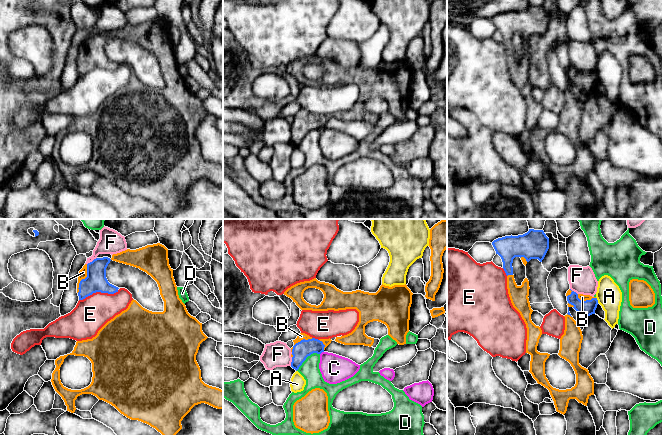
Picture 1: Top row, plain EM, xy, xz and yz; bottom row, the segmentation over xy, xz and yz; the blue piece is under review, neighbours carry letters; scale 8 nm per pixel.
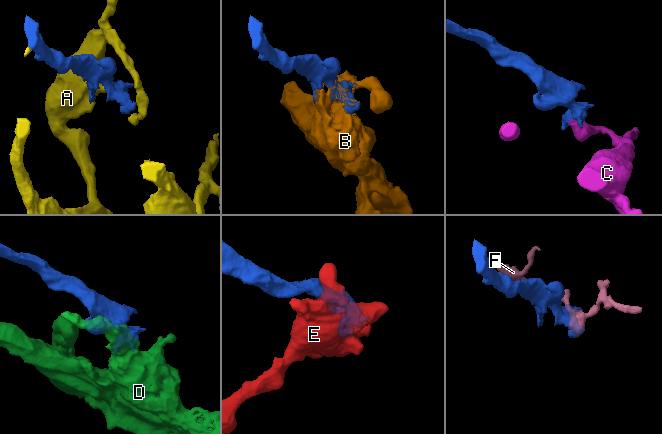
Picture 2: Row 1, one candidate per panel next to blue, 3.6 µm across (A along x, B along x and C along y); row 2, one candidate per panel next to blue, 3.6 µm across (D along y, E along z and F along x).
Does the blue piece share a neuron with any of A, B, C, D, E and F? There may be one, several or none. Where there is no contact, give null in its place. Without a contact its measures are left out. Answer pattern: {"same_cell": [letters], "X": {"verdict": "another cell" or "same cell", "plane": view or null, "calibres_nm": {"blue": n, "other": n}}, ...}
{"same_cell": ["B"], "A": {"verdict": "another cell", "plane": "yz", "calibres_nm": {"blue": 130, "other": 200}}, "B": {"verdict": "same cell", "plane": "xy", "calibres_nm": {"blue": 170, "other": 60}}, "C": {"verdict": "another cell", "plane": "xz", "calibres_nm": {"blue": 140, "other": 220}}, "D": {"verdict": "another cell", "plane": "xz", "calibres_nm": {"blue": 140, "other": 150}}, "E": {"verdict": "another cell", "plane": "xy", "calibres_nm": {"blue": 170, "other": 280}}, "F": {"verdict": "another cell", "plane": "xy", "calibres_nm": {"blue": 170, "other": 190}}}

